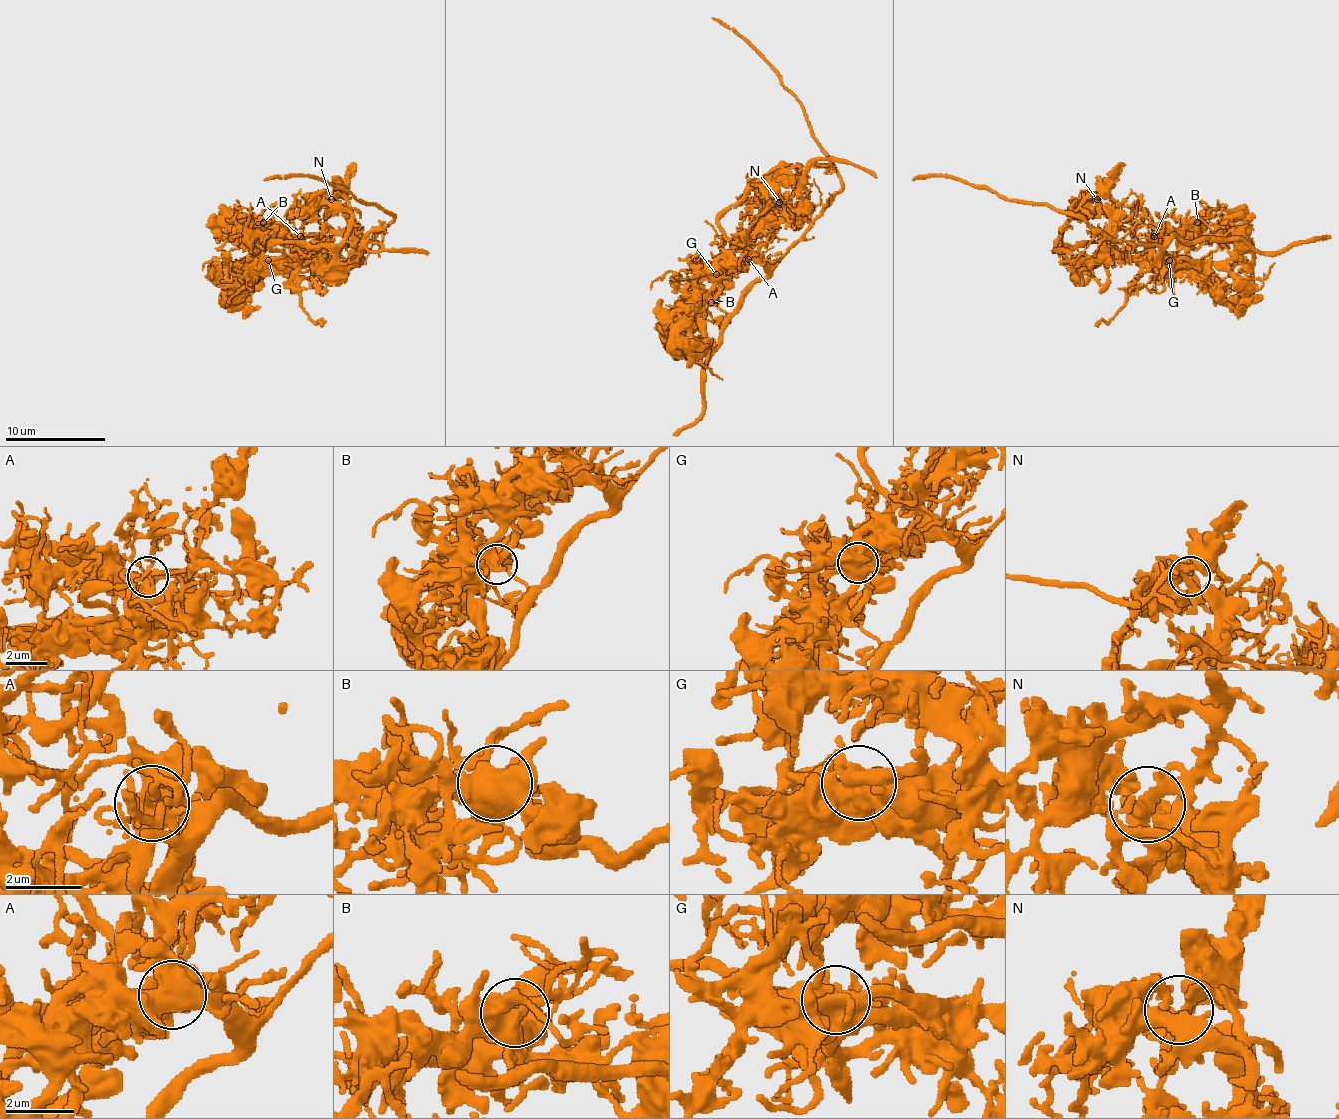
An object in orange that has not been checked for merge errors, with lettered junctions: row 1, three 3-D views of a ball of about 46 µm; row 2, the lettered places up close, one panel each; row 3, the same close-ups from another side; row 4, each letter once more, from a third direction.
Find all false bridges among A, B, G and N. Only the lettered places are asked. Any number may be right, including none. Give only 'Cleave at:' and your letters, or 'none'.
Cleave at: A, G

